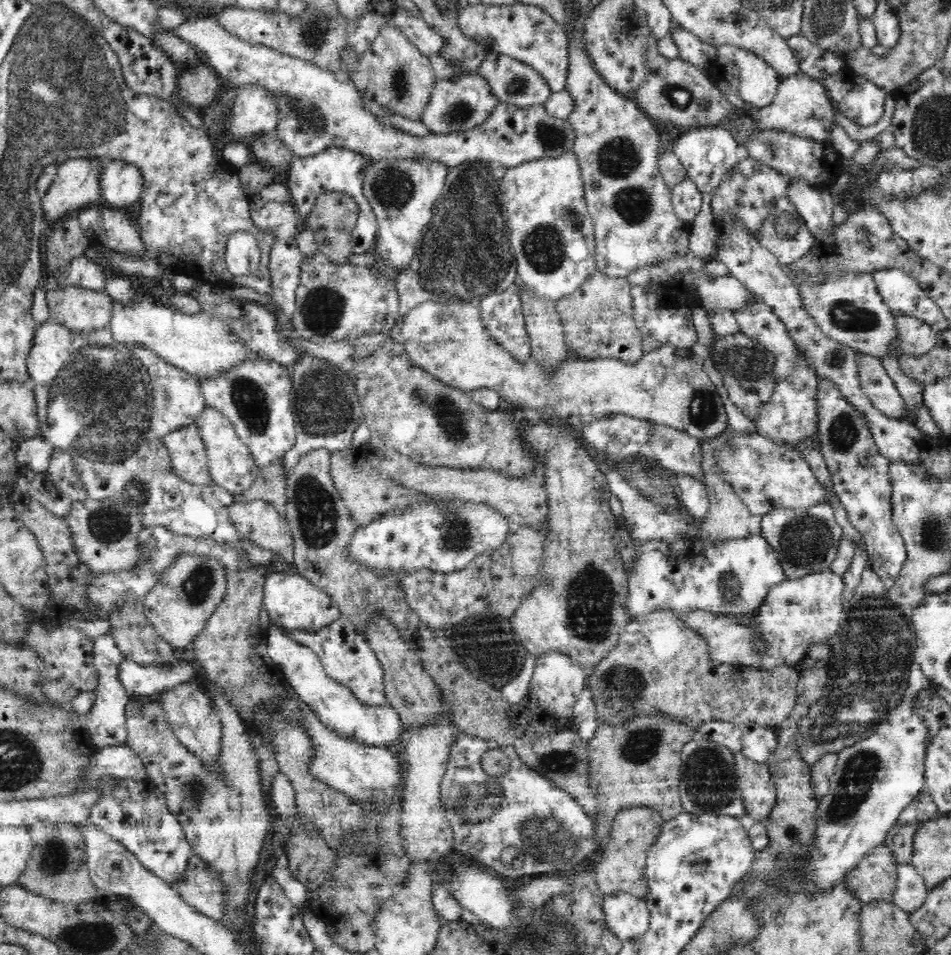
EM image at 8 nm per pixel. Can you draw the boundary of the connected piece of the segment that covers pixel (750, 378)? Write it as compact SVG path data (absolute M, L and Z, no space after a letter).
M740 331L725 336L722 340L719 338L720 336L716 335L714 342L711 342L714 350L710 353L714 354L712 358L716 362L714 367L719 371L728 369L744 389L754 392L762 403L770 402L770 398L774 396L774 390L778 386L774 379L774 356L772 353L768 353L759 342L744 336Z

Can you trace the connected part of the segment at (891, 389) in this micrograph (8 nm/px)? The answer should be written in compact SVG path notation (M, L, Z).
M858 352L857 364L864 395L888 419L902 420L904 400L879 358Z

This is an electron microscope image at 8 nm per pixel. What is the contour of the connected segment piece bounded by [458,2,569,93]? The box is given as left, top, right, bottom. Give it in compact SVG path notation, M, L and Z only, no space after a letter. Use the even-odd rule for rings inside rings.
M518 2L503 6L468 6L459 15L458 25L464 35L481 44L487 52L511 56L534 68L549 82L553 93L565 89L569 69L567 33L542 8Z

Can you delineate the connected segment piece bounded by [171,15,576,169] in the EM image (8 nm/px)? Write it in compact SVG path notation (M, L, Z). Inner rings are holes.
M216 15L206 17L192 16L184 25L171 30L182 40L191 42L197 49L204 51L210 64L221 79L222 84L234 87L245 87L252 83L266 87L272 95L276 95L278 104L278 124L275 133L284 145L295 156L306 158L314 156L331 147L341 147L356 152L373 161L384 159L428 159L430 161L442 162L449 168L462 164L493 164L496 168L510 168L518 166L523 162L550 158L550 156L560 156L564 152L570 152L574 148L576 133L567 119L551 117L544 105L530 105L529 107L519 107L498 101L494 110L488 118L470 130L450 131L448 134L430 133L428 136L412 136L407 132L402 132L393 126L388 126L379 120L379 117L362 107L360 92L353 85L352 78L346 70L330 72L320 70L316 65L304 60L276 52L273 48L268 48L263 44L252 44L244 42L230 32L222 29L219 18Z

